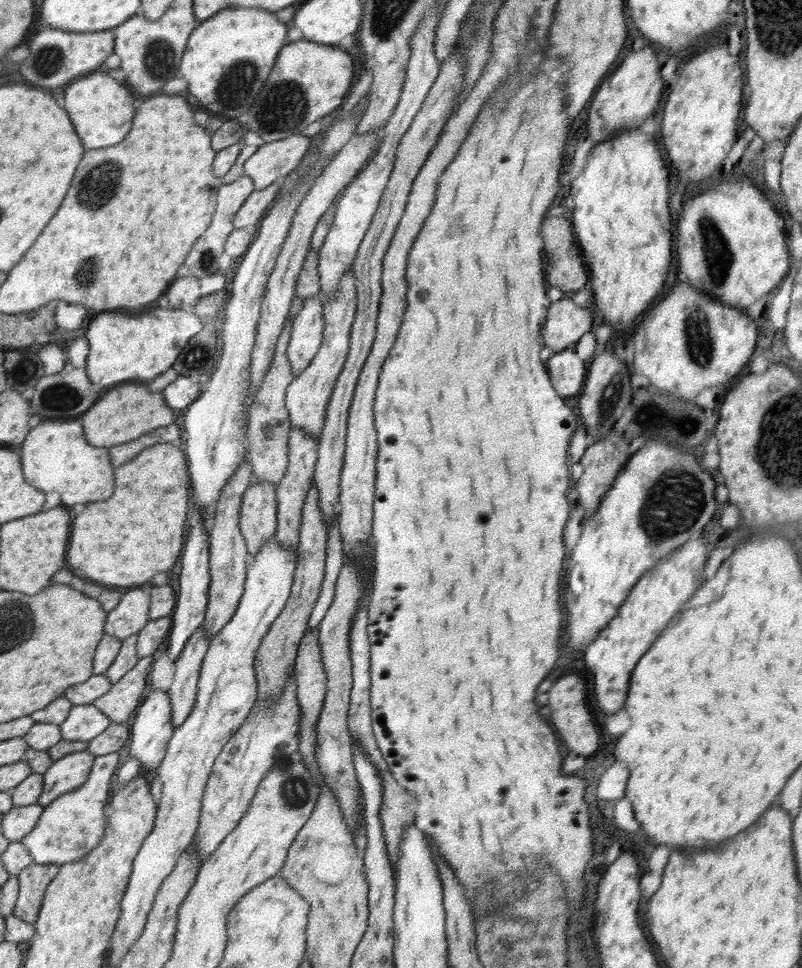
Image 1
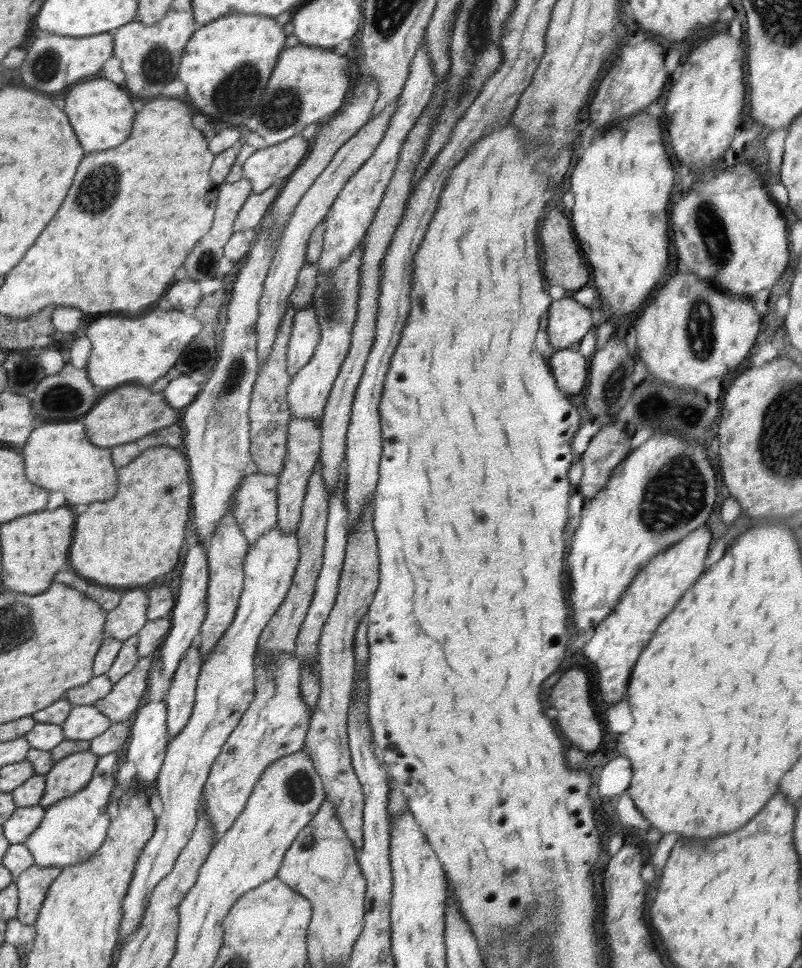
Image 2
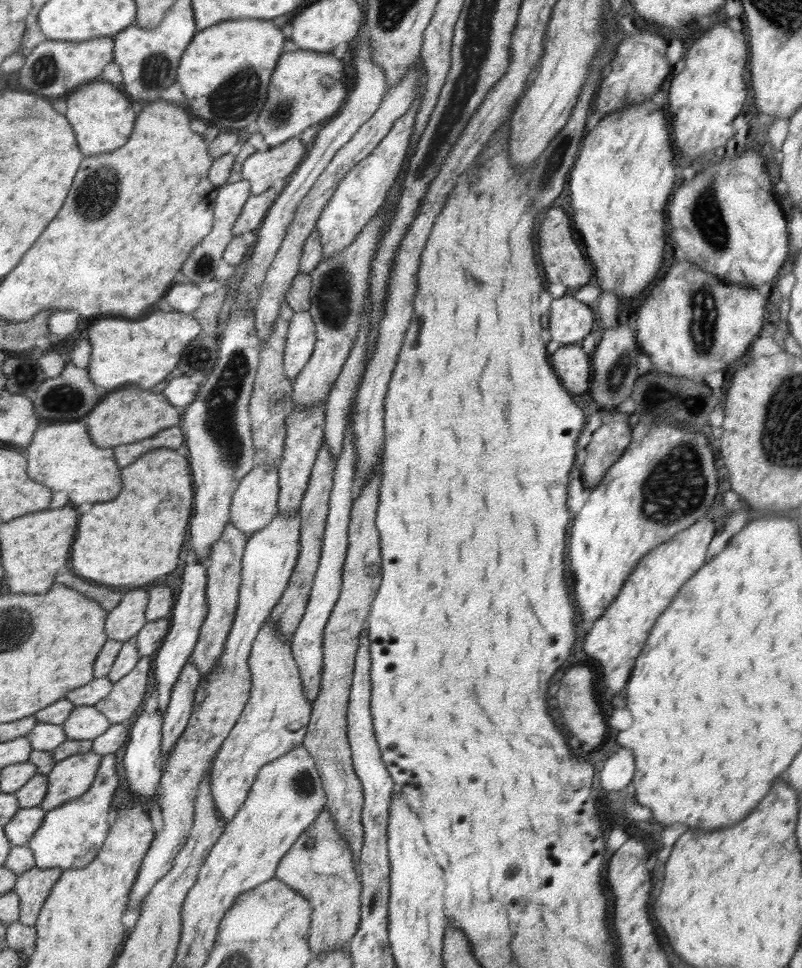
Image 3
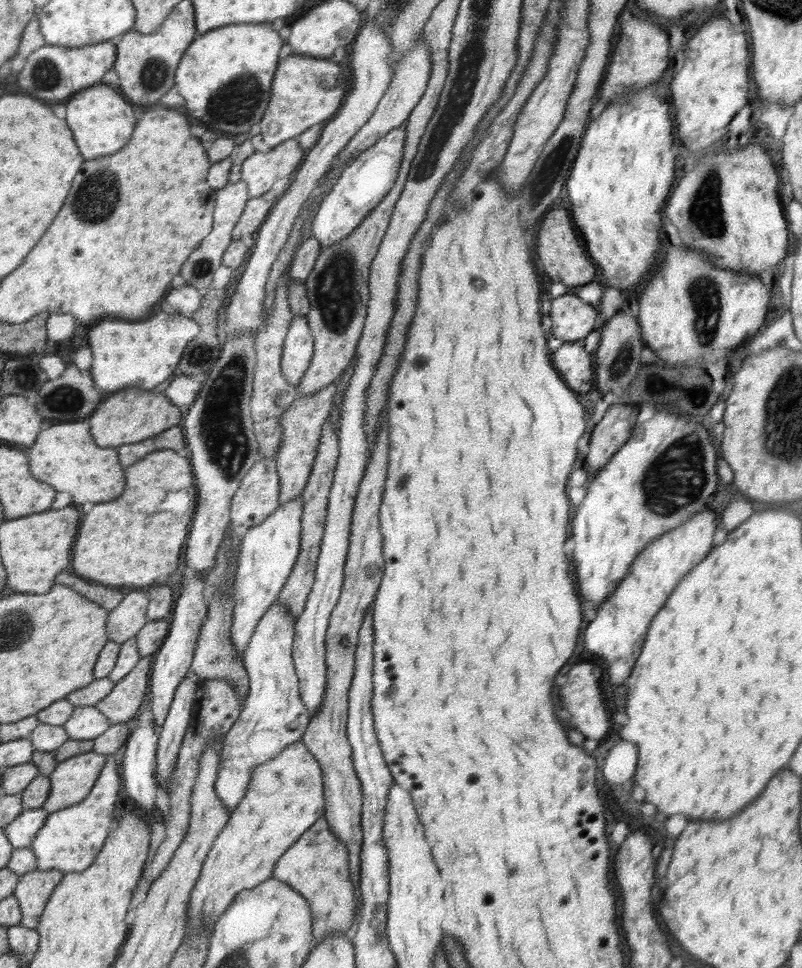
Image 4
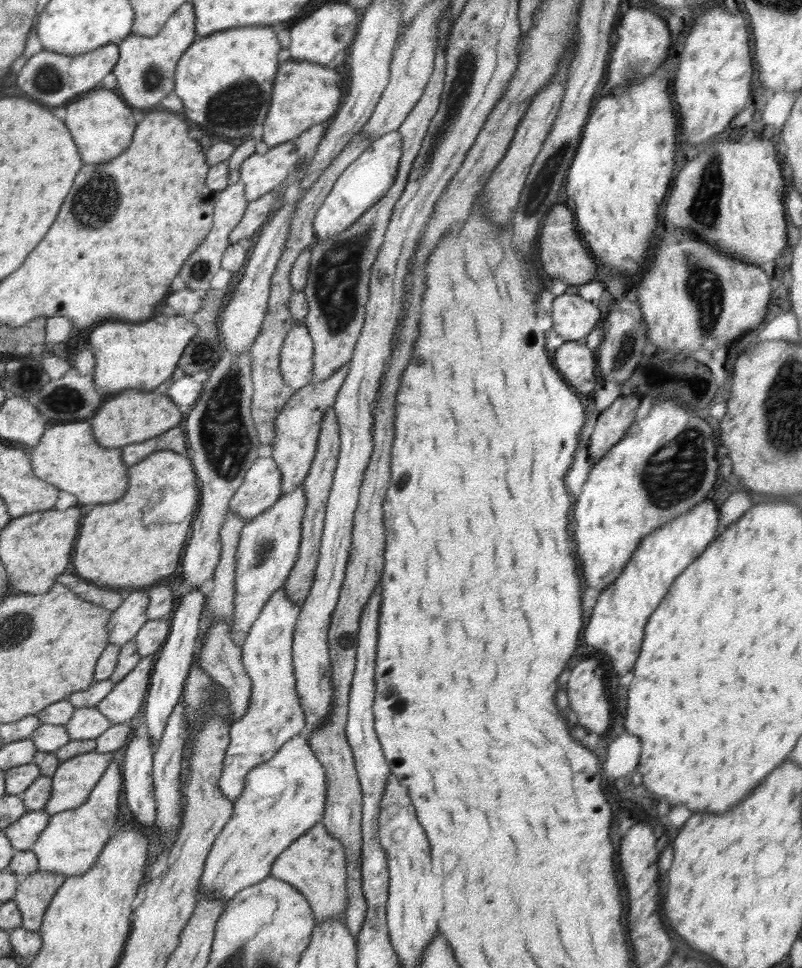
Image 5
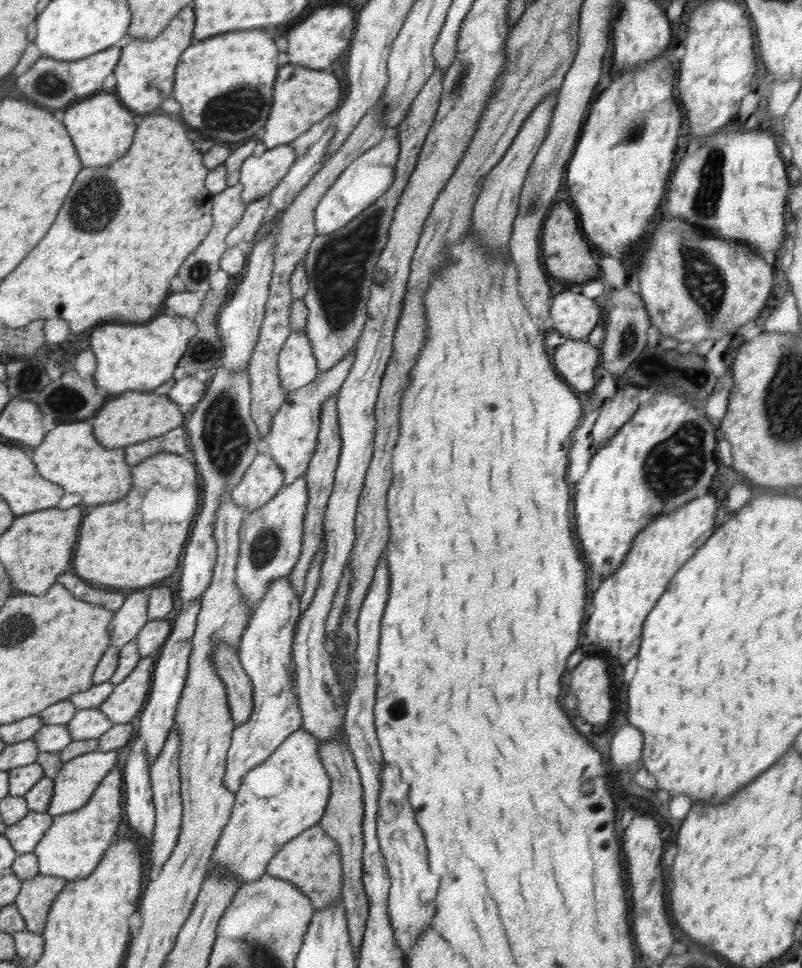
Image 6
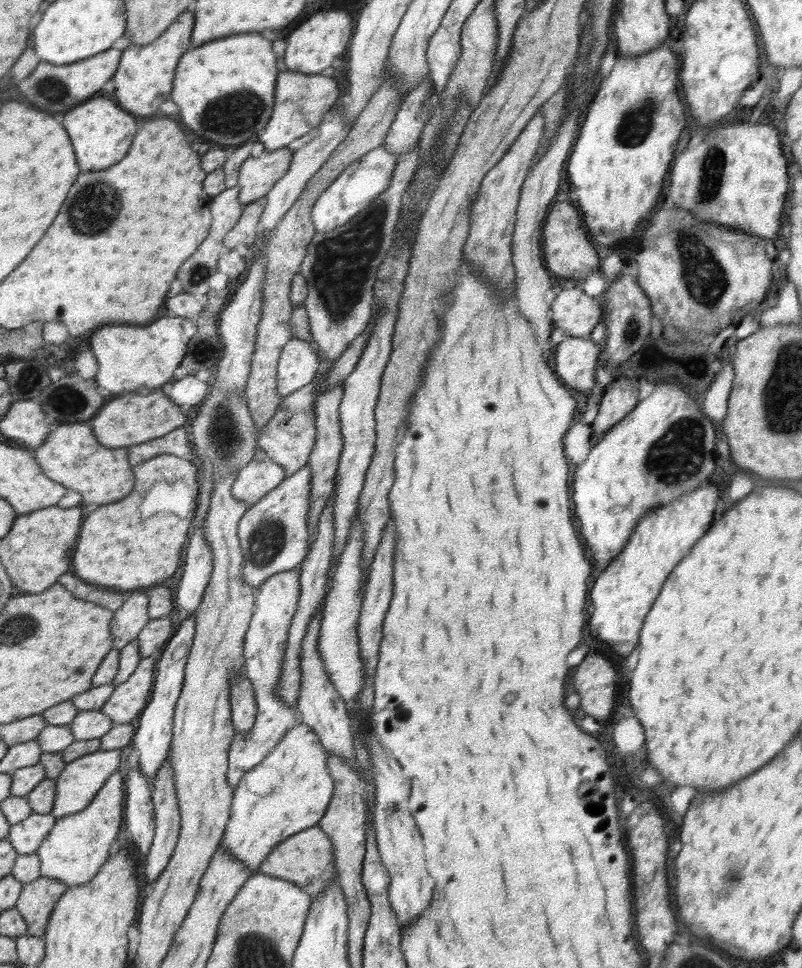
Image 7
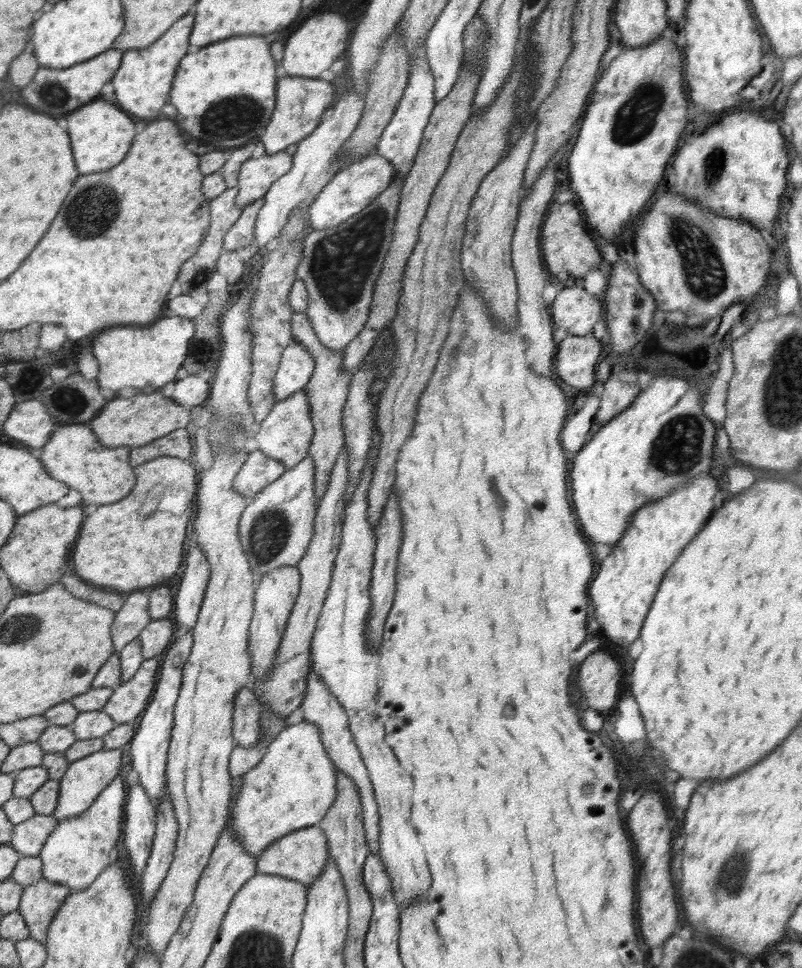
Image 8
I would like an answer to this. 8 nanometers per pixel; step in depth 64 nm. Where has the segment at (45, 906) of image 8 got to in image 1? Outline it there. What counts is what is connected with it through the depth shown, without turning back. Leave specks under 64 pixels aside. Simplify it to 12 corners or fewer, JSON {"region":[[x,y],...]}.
{"region":[[34,862],[17,876],[13,914],[35,923],[59,865]]}

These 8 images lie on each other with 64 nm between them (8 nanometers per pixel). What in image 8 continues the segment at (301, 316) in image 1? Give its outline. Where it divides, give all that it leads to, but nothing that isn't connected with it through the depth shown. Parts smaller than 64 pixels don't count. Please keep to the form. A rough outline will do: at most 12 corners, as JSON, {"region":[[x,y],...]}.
{"region":[[296,341],[273,380],[275,402],[305,388],[315,369]]}

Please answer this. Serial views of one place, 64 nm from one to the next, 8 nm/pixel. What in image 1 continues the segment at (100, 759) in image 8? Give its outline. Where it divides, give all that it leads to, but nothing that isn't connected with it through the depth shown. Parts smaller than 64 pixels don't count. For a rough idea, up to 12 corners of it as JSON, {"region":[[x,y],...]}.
{"region":[[83,750],[41,775],[45,807],[88,780],[95,757]]}

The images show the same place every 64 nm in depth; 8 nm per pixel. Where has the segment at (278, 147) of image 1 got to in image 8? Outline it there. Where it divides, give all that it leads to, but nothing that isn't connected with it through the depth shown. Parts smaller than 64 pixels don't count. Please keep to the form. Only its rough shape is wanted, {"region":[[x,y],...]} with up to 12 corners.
{"region":[[286,151],[249,158],[238,171],[235,203],[263,198],[290,170]]}

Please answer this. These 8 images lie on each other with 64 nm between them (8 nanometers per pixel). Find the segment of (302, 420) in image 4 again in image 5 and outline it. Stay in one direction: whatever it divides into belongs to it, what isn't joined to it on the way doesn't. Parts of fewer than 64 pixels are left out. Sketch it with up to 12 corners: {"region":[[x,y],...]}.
{"region":[[349,363],[292,395],[275,418],[282,495],[303,484]]}

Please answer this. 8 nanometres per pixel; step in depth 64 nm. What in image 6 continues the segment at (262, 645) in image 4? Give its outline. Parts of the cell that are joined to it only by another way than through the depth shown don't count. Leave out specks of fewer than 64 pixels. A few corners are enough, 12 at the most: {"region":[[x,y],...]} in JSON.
{"region":[[271,582],[239,661],[253,711],[235,725],[223,785],[301,728],[292,662],[300,601]]}

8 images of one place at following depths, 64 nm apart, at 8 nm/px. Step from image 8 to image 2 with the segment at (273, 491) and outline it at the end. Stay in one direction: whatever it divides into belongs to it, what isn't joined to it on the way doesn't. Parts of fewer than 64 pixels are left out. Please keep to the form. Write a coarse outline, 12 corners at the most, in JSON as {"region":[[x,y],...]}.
{"region":[[276,527],[246,553],[233,622],[167,744],[163,802],[127,890],[121,947],[197,825],[211,766],[253,701],[253,658],[299,562]]}

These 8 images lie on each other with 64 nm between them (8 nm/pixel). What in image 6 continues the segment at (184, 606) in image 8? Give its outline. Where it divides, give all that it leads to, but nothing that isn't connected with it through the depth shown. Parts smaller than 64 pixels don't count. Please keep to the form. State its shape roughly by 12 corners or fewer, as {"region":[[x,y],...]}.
{"region":[[221,363],[186,431],[204,500],[184,550],[180,600],[211,584],[220,495],[261,441],[246,371]]}

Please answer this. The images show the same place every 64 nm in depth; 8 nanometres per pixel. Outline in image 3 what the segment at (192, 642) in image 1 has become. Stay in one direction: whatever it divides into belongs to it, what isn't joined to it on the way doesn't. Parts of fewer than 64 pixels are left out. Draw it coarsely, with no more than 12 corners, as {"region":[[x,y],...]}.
{"region":[[191,656],[163,714],[163,764],[184,732],[202,677]]}

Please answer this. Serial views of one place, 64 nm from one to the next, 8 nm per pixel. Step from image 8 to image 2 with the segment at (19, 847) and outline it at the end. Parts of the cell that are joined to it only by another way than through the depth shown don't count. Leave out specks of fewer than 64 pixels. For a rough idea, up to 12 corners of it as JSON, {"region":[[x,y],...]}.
{"region":[[16,807],[1,824],[10,844],[23,843],[38,828],[45,809]]}

